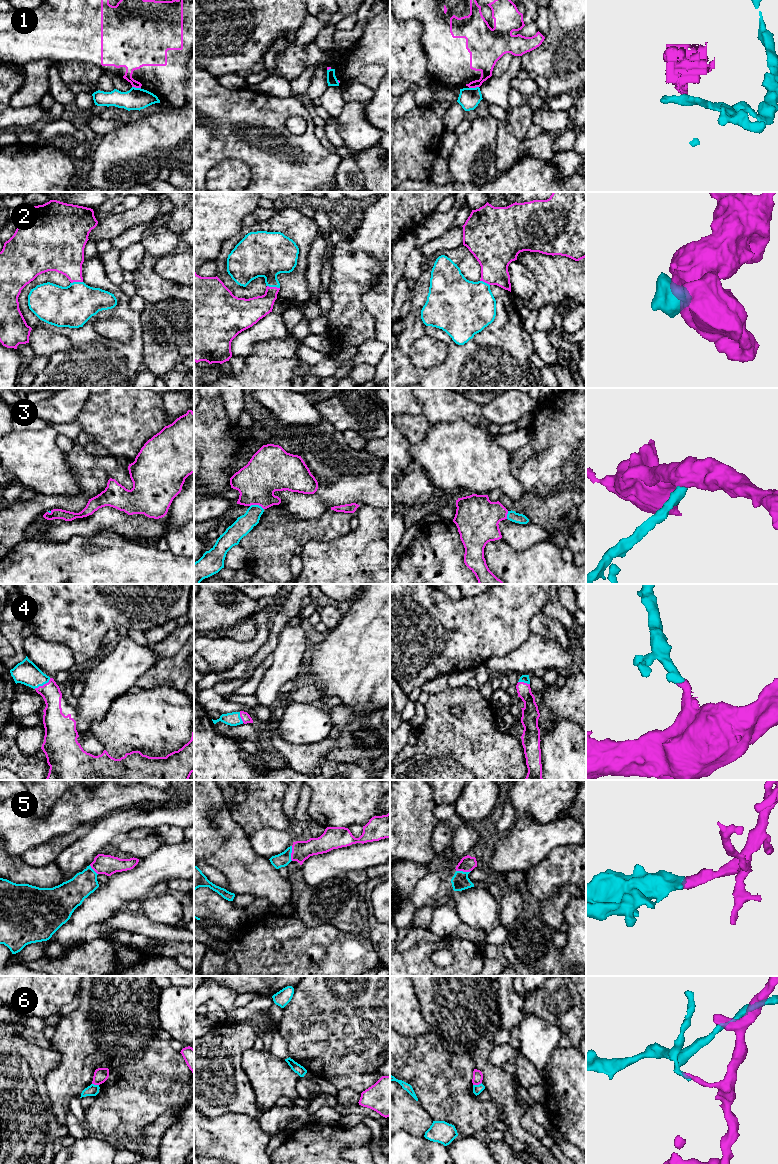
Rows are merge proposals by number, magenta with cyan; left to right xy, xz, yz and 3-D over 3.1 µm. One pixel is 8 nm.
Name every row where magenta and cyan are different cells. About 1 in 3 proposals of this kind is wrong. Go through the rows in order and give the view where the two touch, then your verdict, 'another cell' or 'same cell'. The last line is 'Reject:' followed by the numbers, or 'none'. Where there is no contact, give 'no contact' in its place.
1: meets magenta in yz; another cell
2: meets magenta in xz; same cell
3: meets magenta in xz; same cell
4: meets magenta in xy; same cell
5: meets magenta in xz; same cell
6: meets magenta in yz; another cell
Reject: 1, 6

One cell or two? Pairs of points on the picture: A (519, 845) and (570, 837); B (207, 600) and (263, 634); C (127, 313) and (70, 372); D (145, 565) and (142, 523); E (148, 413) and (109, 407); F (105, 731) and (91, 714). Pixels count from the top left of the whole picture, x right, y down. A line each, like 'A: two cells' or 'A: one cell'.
A: one cell
B: two cells
C: one cell
D: two cells
E: one cell
F: two cells

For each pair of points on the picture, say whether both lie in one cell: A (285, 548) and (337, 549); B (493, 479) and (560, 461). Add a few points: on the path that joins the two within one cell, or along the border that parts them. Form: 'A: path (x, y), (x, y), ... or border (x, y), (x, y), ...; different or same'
A: border (325, 541), (309, 540), (302, 547); different
B: border (510, 453), (510, 471), (522, 486), (521, 496); different

